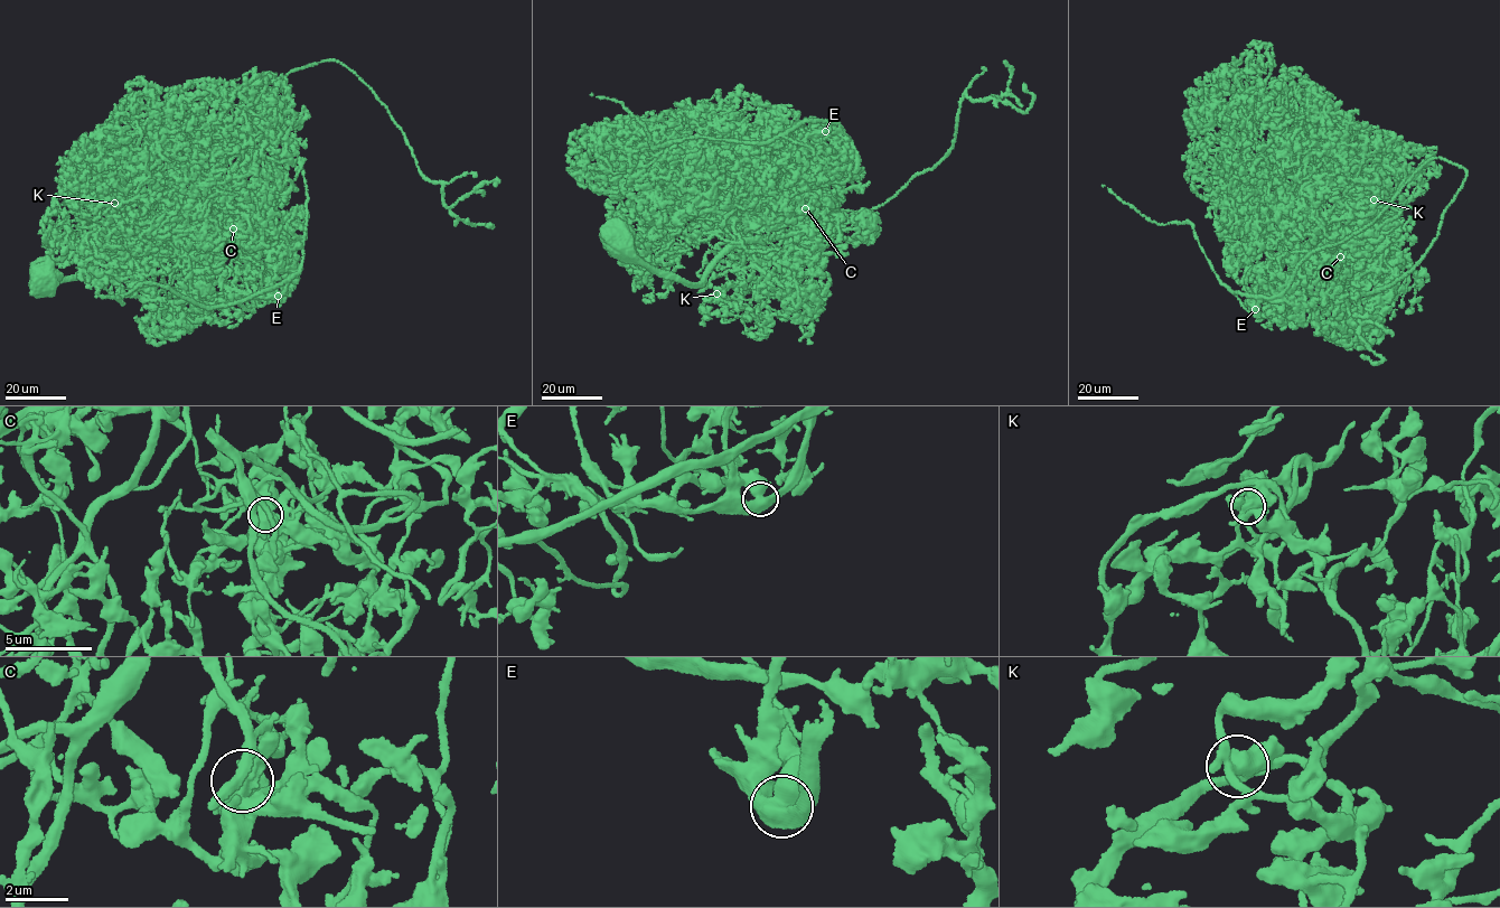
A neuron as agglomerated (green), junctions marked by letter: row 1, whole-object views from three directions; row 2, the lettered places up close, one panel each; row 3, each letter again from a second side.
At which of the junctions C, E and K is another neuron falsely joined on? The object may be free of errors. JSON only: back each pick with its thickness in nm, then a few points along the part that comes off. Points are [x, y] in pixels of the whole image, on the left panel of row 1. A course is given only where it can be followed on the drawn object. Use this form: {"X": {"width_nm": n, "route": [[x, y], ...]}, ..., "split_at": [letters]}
{"E": {"width_nm": 550, "route": [[278, 296], [300, 268], [308, 196], [282, 86], [315, 63], [339, 62], [367, 85], [442, 203], [490, 225]]}, "split_at": ["E"]}

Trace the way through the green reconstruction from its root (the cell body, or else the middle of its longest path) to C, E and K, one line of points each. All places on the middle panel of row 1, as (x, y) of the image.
C: (621, 243), (652, 268), (701, 282), (731, 247), (775, 239), (783, 208), (775, 200), (790, 198), (805, 208)
E: (621, 243), (650, 253), (634, 239), (683, 227), (740, 183), (779, 175), (800, 160), (808, 136), (825, 131)
K: (621, 243), (652, 268), (697, 283), (740, 241), (743, 264), (723, 274), (729, 288), (715, 293)

